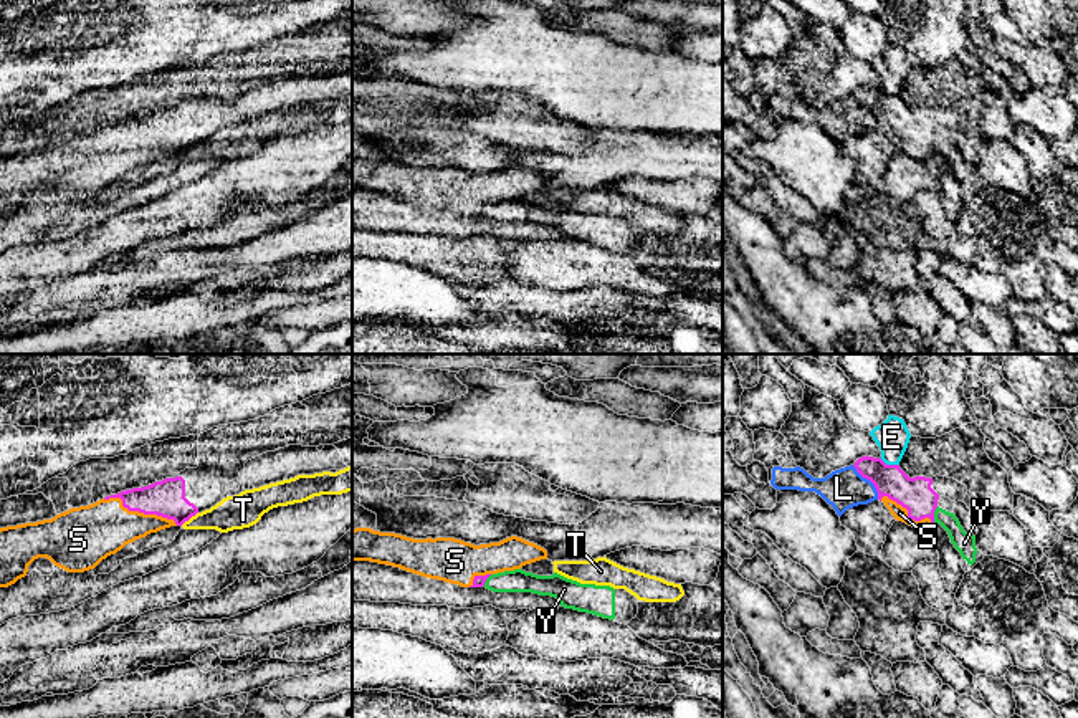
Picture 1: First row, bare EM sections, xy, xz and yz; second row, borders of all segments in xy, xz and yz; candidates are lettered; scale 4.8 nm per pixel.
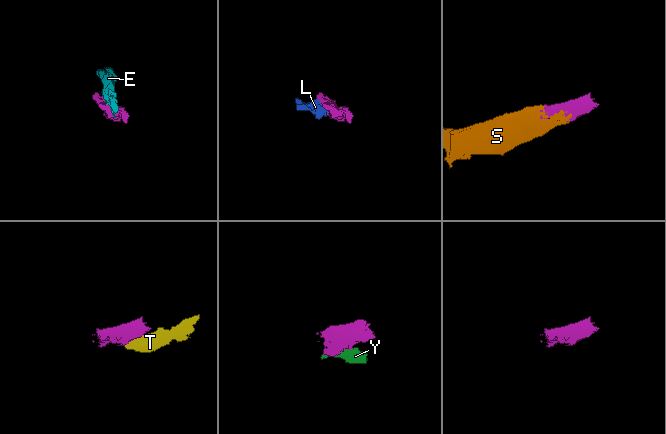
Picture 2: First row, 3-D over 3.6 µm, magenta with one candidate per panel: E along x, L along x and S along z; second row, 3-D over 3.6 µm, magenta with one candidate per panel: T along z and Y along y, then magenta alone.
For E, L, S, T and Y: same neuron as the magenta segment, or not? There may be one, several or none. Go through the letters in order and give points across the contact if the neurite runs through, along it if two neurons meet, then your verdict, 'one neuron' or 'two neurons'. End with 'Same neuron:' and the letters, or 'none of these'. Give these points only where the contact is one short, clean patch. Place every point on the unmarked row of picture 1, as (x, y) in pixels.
E: two neurons
L: two neurons
S: one neuron
T: border along xy (197, 141), (181, 154); two neurons
Y: border along yz (938, 136), (933, 151); two neurons
Same neuron: S

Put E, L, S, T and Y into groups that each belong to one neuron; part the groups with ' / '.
E / L / S / T / Y

